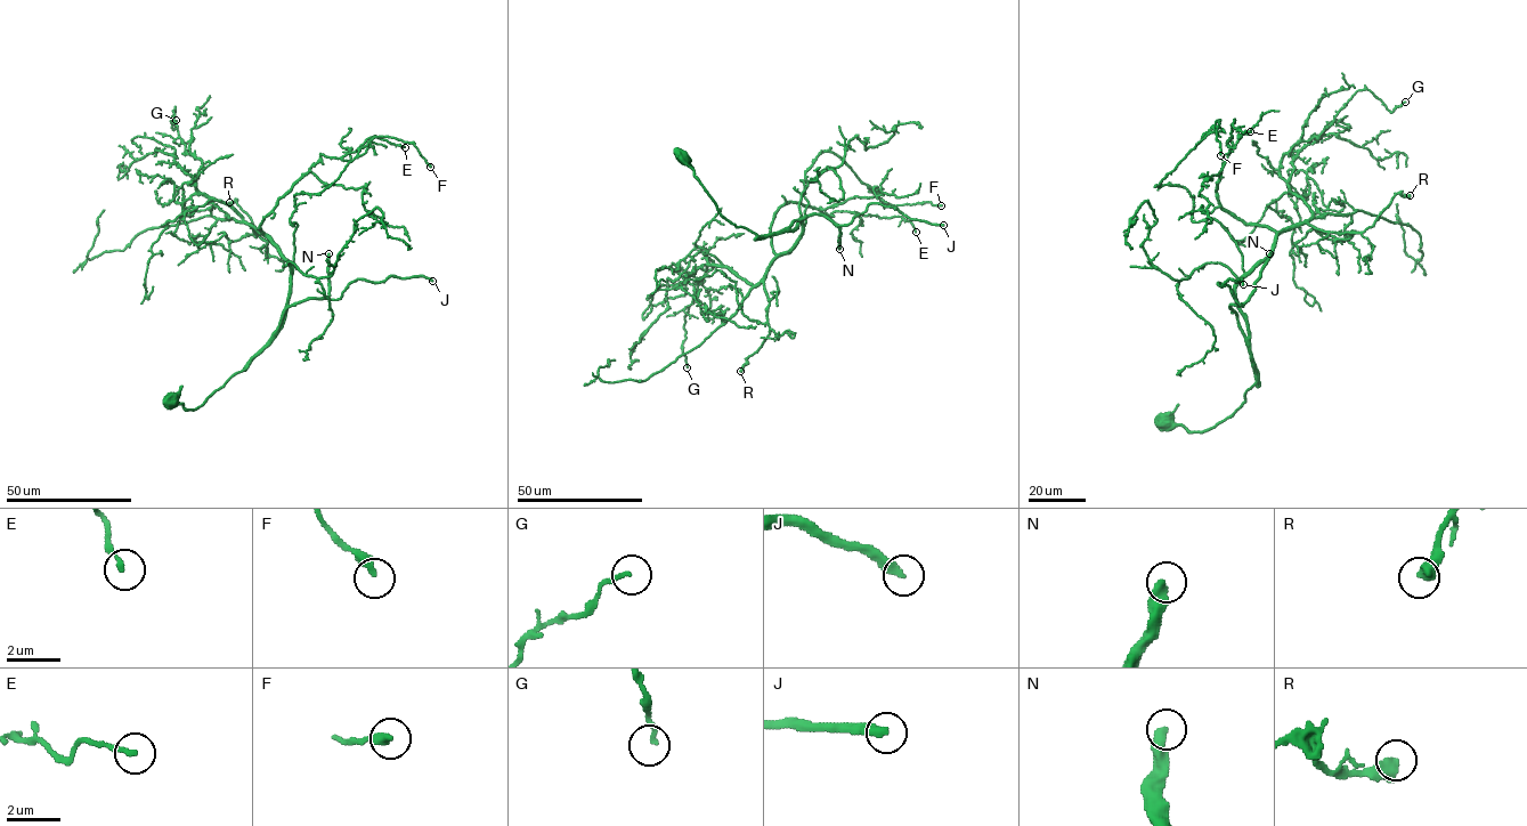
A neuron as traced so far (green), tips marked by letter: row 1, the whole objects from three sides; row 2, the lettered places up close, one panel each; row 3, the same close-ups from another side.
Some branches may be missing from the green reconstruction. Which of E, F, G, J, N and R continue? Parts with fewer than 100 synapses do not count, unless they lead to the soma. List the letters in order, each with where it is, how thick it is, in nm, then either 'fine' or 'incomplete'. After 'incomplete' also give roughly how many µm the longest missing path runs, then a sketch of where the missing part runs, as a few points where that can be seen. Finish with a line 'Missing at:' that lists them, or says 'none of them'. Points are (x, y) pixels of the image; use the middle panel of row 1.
E: at (916, 232); 200 nm thick; fine
F: at (941, 205); 340 nm thick; fine
G: at (687, 367); 160 nm thick; fine
J: at (943, 225); 360 nm thick; incomplete; about 160 µm are missing
N: at (839, 249); 420 nm thick; incomplete; about 100 µm are missing; missing branch runs (839, 249), (839, 259), (838, 252), (835, 258), (828, 256), (828, 248), (845, 239), (861, 270), (864, 299)
R: at (740, 371); 550 nm thick; fine
Missing at: J, N

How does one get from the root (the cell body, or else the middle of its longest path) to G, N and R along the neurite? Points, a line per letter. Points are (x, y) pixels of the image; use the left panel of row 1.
G: (170, 399), (195, 410), (248, 366), (291, 276), (197, 189), (176, 120)
N: (170, 399), (186, 410), (200, 406), (248, 366), (287, 308), (325, 298), (329, 253)
R: (170, 399), (200, 406), (248, 366), (283, 318), (291, 266), (229, 202)

